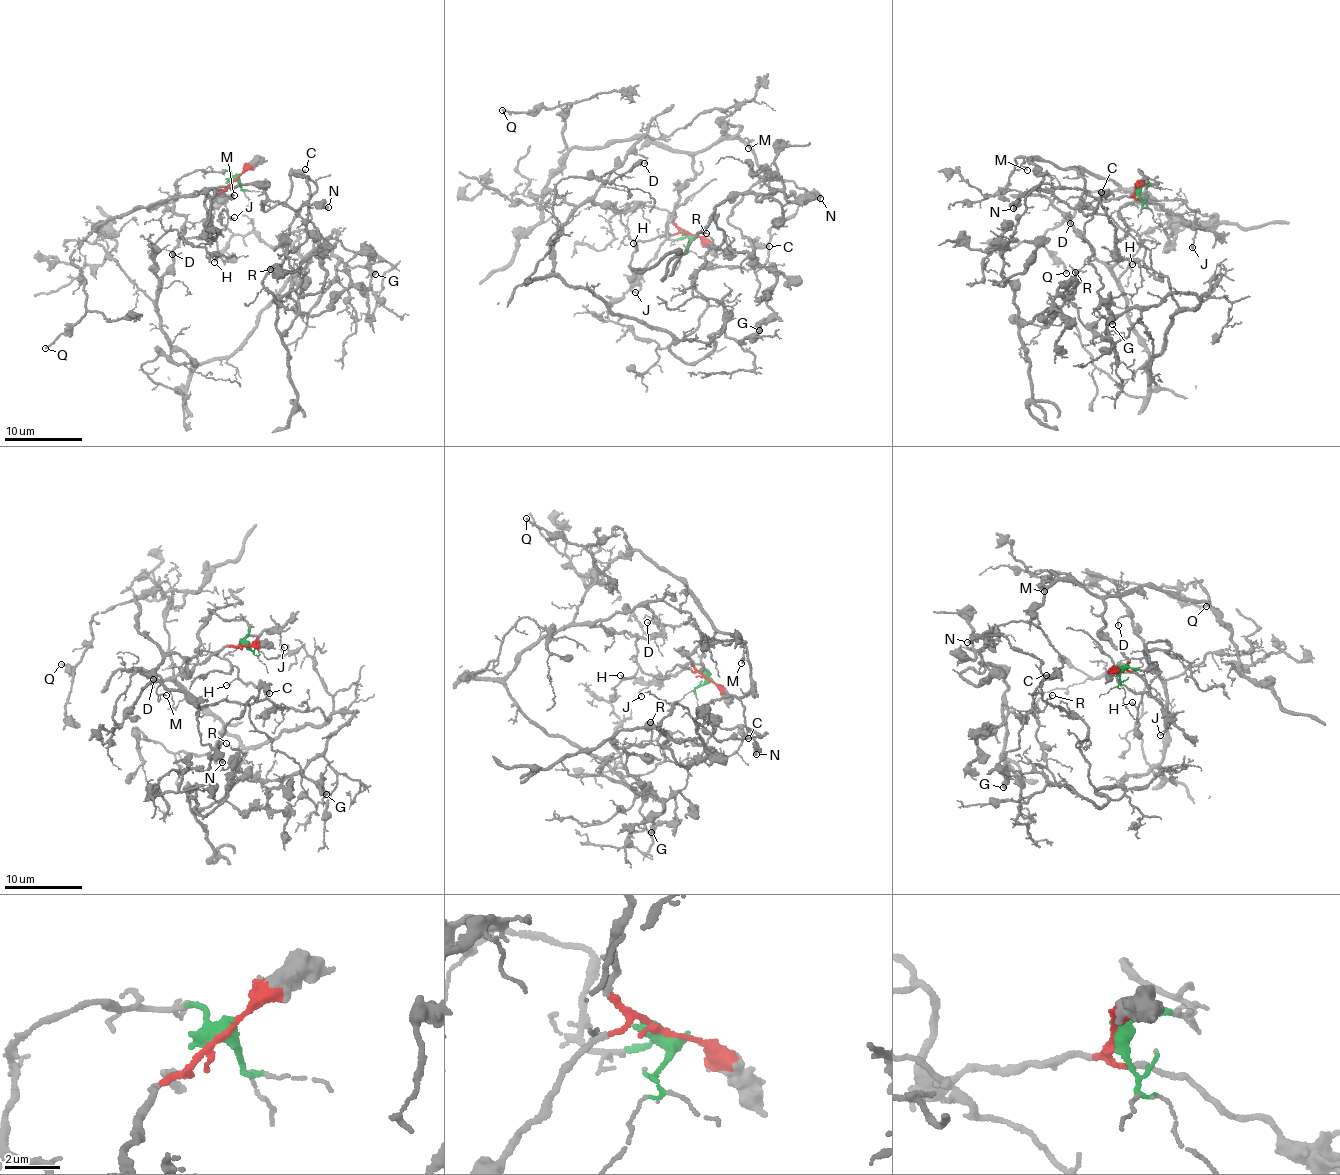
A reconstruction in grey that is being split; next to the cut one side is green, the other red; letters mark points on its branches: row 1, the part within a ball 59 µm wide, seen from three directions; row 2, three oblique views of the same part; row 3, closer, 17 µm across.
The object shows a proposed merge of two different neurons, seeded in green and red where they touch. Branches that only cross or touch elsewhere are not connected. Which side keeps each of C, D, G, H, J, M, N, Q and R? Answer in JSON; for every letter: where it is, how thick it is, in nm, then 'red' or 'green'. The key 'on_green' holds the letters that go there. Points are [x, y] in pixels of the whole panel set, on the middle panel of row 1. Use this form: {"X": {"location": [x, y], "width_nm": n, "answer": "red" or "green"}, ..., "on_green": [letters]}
{"C": {"location": [769, 246], "width_nm": 360, "answer": "red"}, "D": {"location": [644, 163], "width_nm": 120, "answer": "green"}, "G": {"location": [759, 330], "width_nm": 550, "answer": "red"}, "H": {"location": [633, 243], "width_nm": 130, "answer": "green"}, "J": {"location": [635, 292], "width_nm": 130, "answer": "red"}, "M": {"location": [748, 148], "width_nm": 90, "answer": "red"}, "N": {"location": [820, 198], "width_nm": 400, "answer": "red"}, "Q": {"location": [502, 110], "width_nm": 180, "answer": "red"}, "R": {"location": [706, 233], "width_nm": 90, "answer": "green"}, "on_green": ["D", "H", "R"]}

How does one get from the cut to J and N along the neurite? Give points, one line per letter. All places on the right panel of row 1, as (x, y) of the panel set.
J: (1136, 191), (1135, 197), (1182, 218), (1196, 232), (1193, 248)
N: (1136, 191), (1087, 202), (1082, 199), (1084, 180), (1074, 169), (1029, 160), (1042, 178), (1011, 205), (1013, 209)

